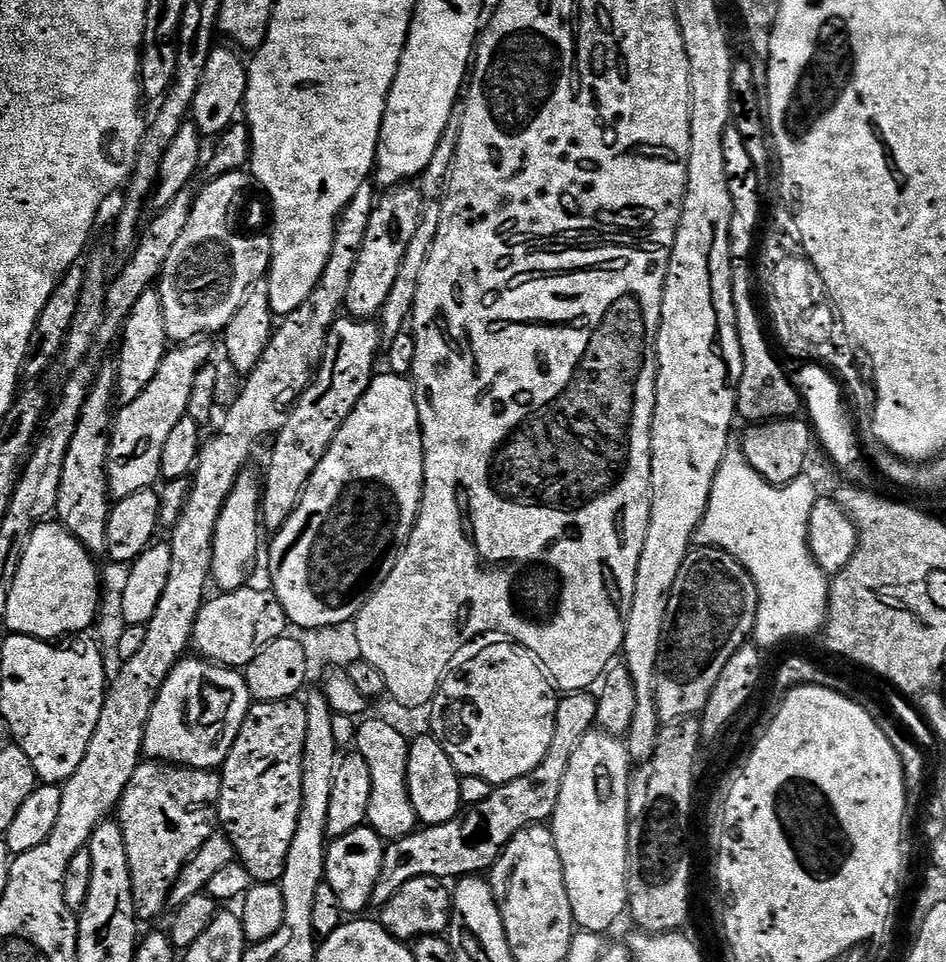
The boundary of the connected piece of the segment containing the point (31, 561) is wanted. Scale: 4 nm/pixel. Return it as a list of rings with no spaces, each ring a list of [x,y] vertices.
[[[45,522],[33,530],[24,547],[22,562],[14,574],[12,589],[8,592],[6,618],[3,627],[18,636],[33,636],[49,642],[59,641],[59,636],[71,632],[84,632],[92,624],[100,608],[100,576],[96,573],[93,553],[88,552],[58,522]]]

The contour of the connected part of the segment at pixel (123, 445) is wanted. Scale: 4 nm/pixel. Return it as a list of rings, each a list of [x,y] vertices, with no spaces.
[[[197,338],[173,347],[164,355],[162,366],[158,366],[154,382],[150,382],[150,386],[146,386],[134,402],[124,404],[121,412],[119,409],[115,413],[108,451],[108,490],[116,500],[138,494],[138,490],[153,487],[157,483],[155,480],[161,479],[162,450],[166,446],[166,437],[188,414],[194,378],[198,370],[209,363],[208,355],[212,348],[208,342],[207,339]]]

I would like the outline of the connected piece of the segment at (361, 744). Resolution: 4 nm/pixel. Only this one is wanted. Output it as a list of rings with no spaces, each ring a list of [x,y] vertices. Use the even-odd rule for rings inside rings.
[[[361,719],[357,723],[354,743],[355,751],[362,758],[366,758],[366,766],[370,766],[370,786],[372,789],[370,790],[370,810],[366,824],[367,827],[373,828],[385,842],[391,842],[398,838],[406,838],[418,827],[416,811],[410,802],[410,790],[408,789],[408,746],[410,740],[409,737],[404,737],[390,721],[368,719]]]

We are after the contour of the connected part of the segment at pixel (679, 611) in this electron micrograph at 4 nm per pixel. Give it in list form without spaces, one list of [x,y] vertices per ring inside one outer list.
[[[696,546],[689,551],[687,558],[682,562],[682,570],[678,570],[678,578],[674,582],[674,590],[670,590],[670,606],[666,606],[666,622],[662,626],[662,634],[660,635],[658,666],[656,667],[656,709],[664,724],[672,724],[676,720],[685,720],[688,716],[699,717],[703,713],[706,702],[710,702],[710,694],[714,690],[722,670],[726,670],[726,662],[730,662],[730,658],[734,658],[736,651],[749,643],[756,626],[759,601],[754,578],[726,550]]]

